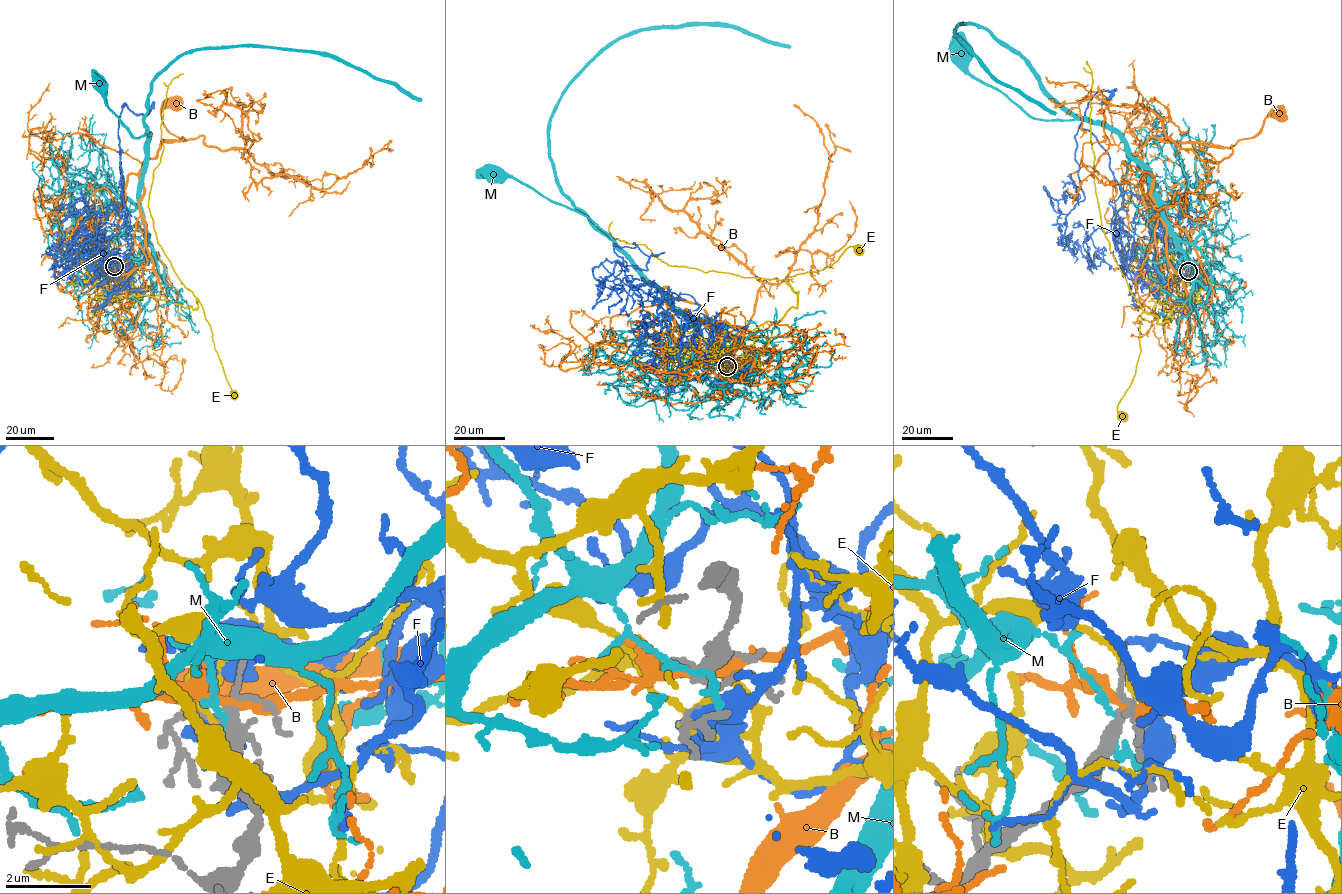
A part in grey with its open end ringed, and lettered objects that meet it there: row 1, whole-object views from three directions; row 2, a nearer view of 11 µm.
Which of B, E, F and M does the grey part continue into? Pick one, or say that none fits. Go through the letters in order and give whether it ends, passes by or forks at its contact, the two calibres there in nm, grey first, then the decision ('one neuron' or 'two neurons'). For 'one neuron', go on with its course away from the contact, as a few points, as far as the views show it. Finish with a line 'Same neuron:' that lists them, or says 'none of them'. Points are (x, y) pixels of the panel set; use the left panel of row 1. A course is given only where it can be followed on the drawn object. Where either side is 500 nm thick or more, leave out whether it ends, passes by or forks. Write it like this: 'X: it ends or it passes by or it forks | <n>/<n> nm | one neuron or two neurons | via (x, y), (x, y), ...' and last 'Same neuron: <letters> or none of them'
B: it passes by | 170/240 nm | two neurons
E: it ends | 120/200 nm | two neurons
F: it passes by | 170/440 nm | two neurons
M: it passes by | 280/130 nm | two neurons
Same neuron: none of them

